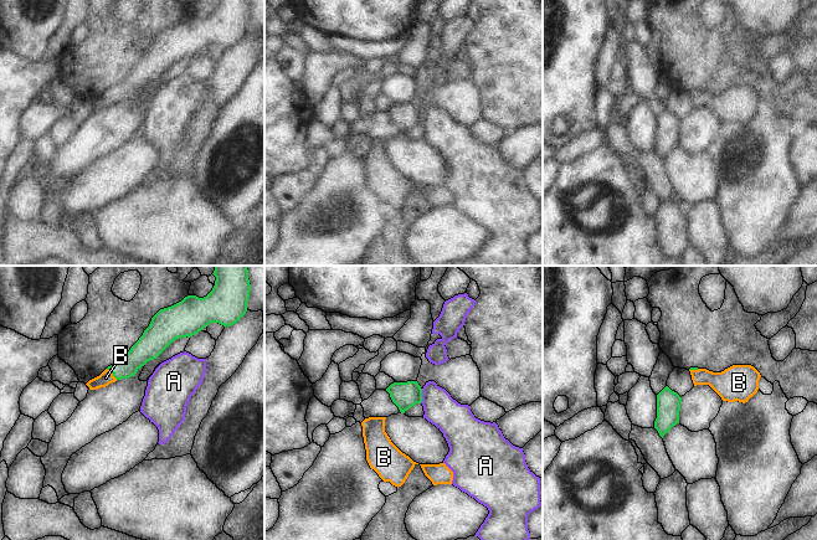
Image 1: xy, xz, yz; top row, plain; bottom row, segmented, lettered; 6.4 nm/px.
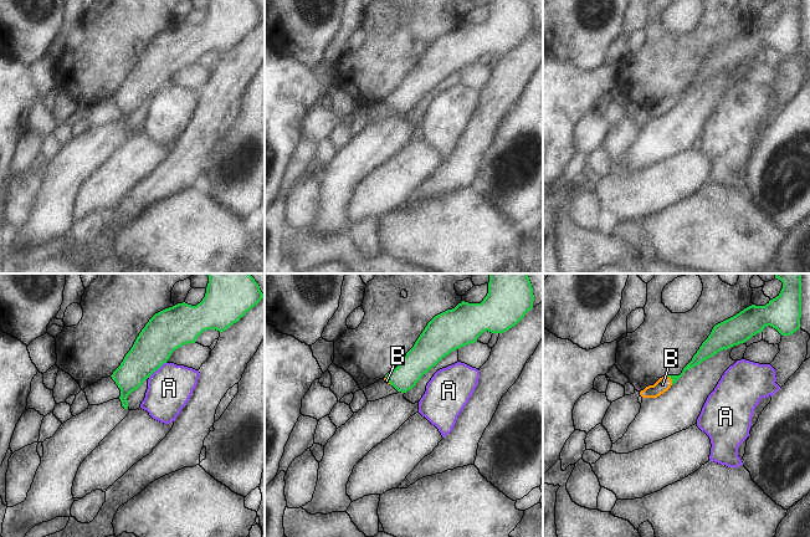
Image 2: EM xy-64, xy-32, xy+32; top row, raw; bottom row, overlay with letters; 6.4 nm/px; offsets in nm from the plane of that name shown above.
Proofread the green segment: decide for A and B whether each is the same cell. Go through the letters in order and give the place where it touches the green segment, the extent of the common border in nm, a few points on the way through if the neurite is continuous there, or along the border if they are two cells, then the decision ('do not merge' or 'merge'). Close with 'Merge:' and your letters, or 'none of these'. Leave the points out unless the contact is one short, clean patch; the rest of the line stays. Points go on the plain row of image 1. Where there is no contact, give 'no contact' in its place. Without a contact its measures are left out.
A: xz (421, 118) | 100 nm | along xz (422, 111), (422, 122), (420, 124) | do not merge
B: xy (112, 94) | 100 nm | across xy (143, 72), (124, 91), (112, 94), (106, 99) | merge
Merge: B

